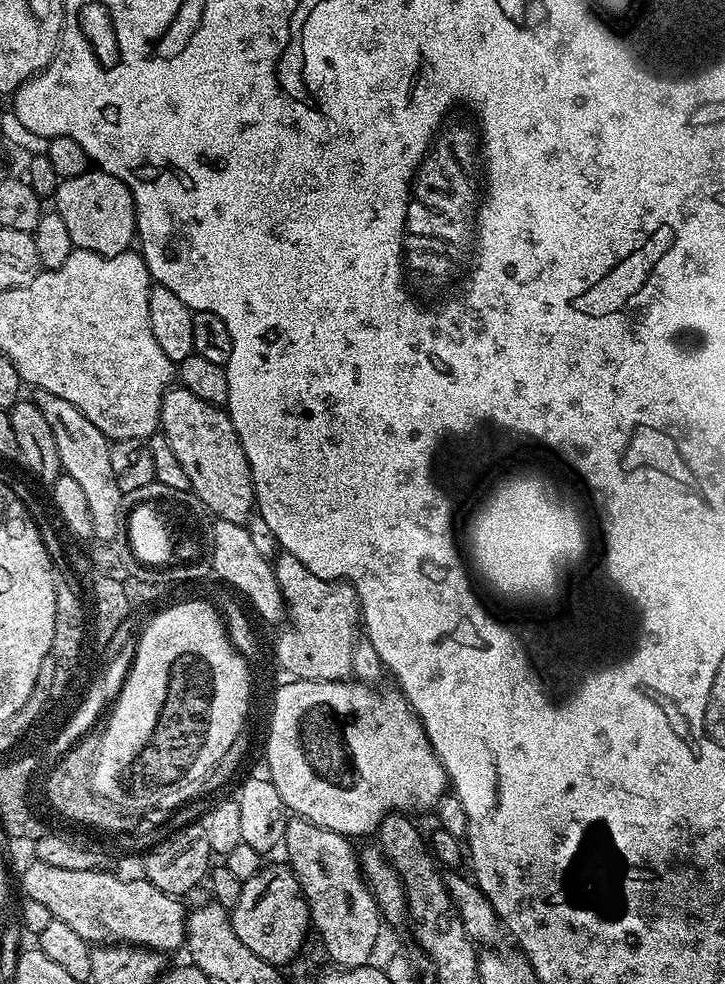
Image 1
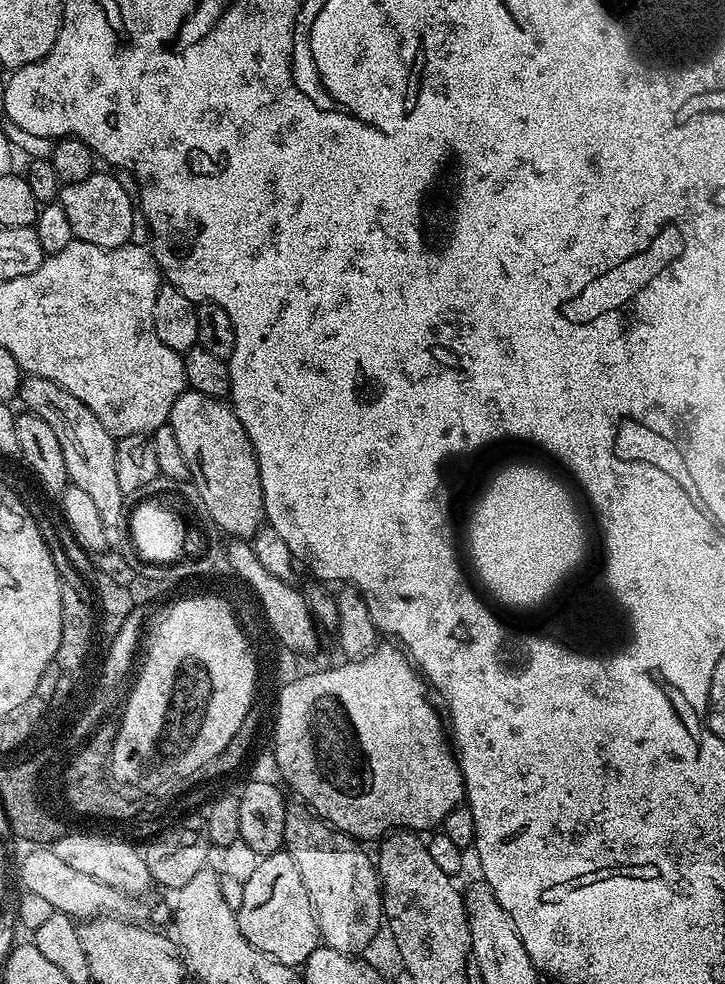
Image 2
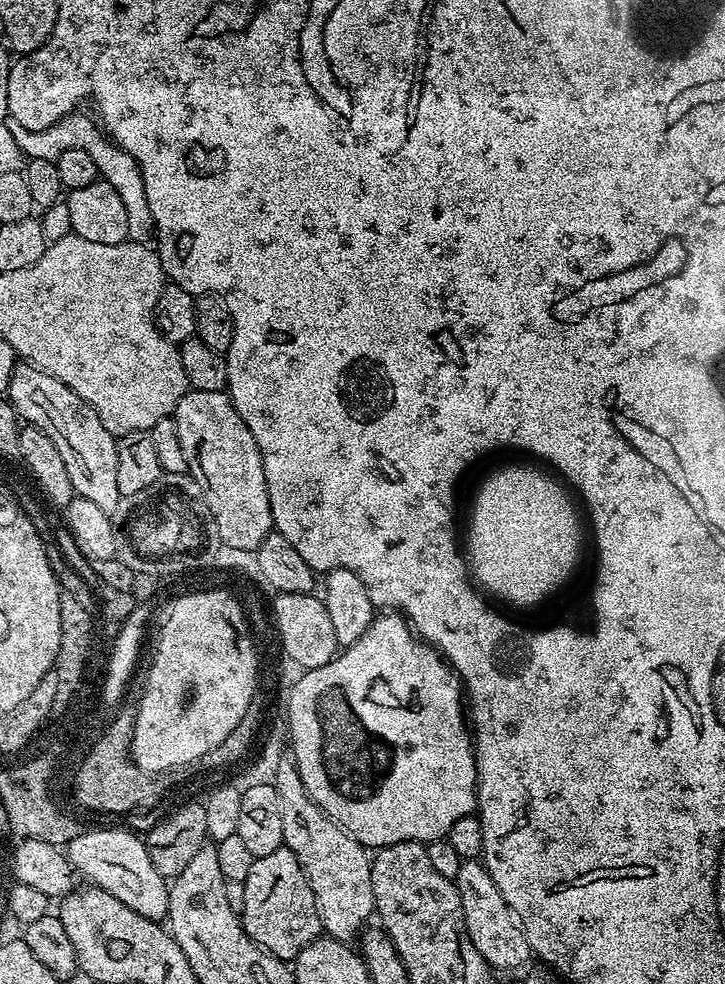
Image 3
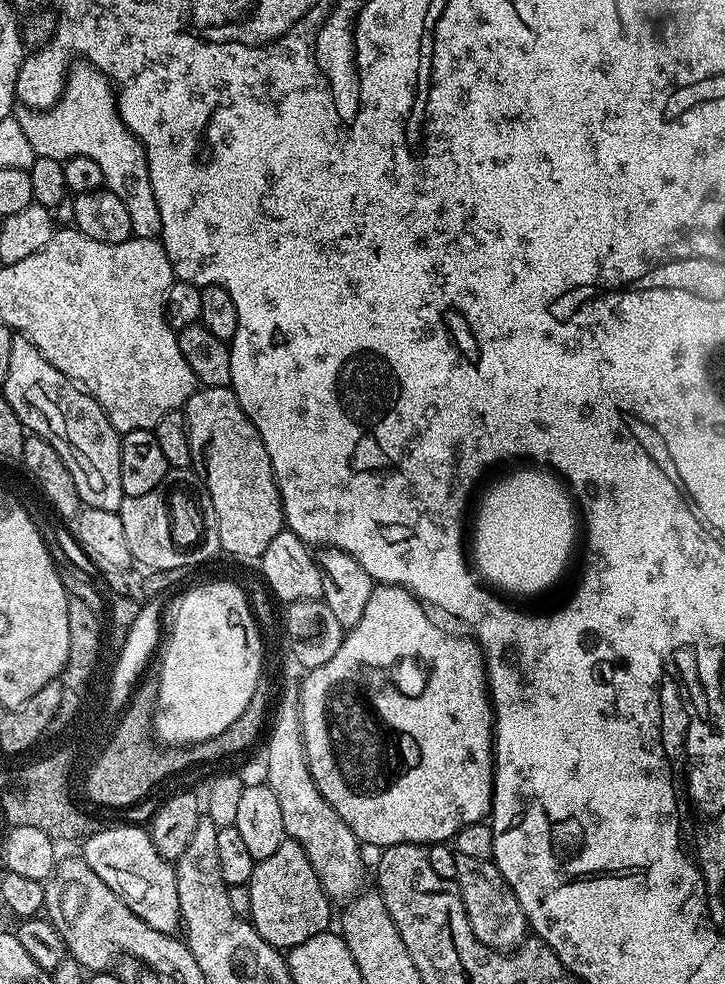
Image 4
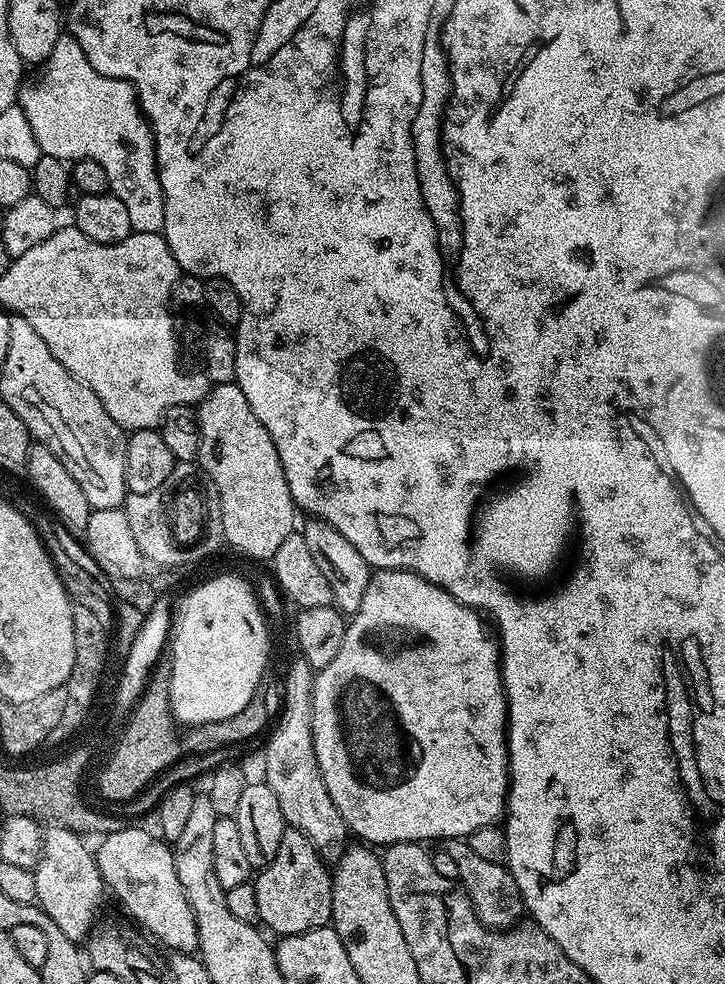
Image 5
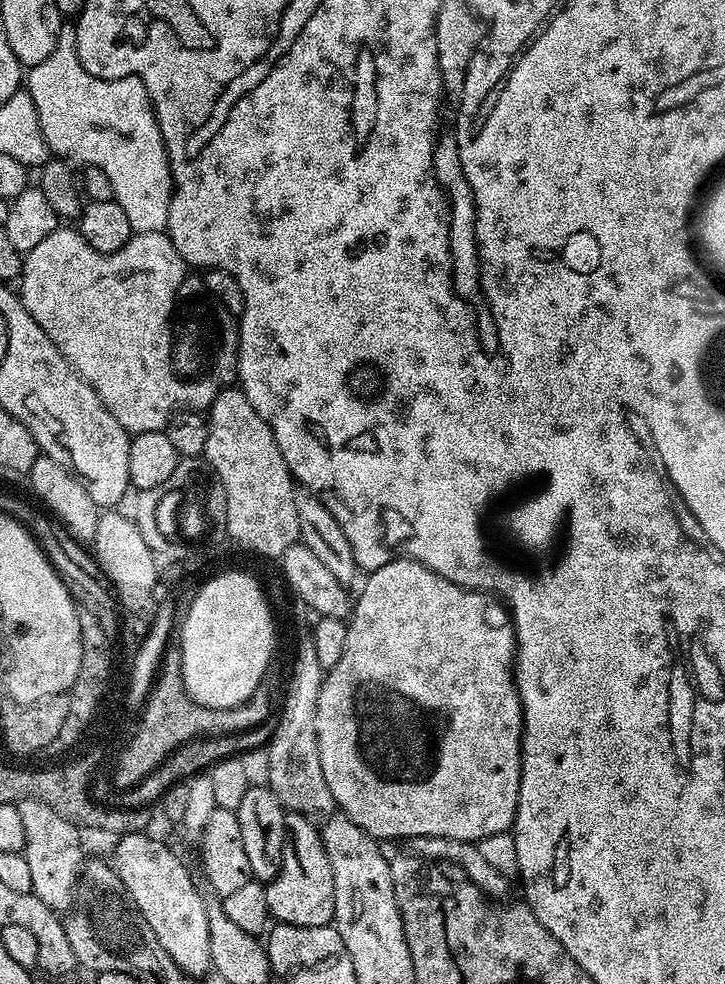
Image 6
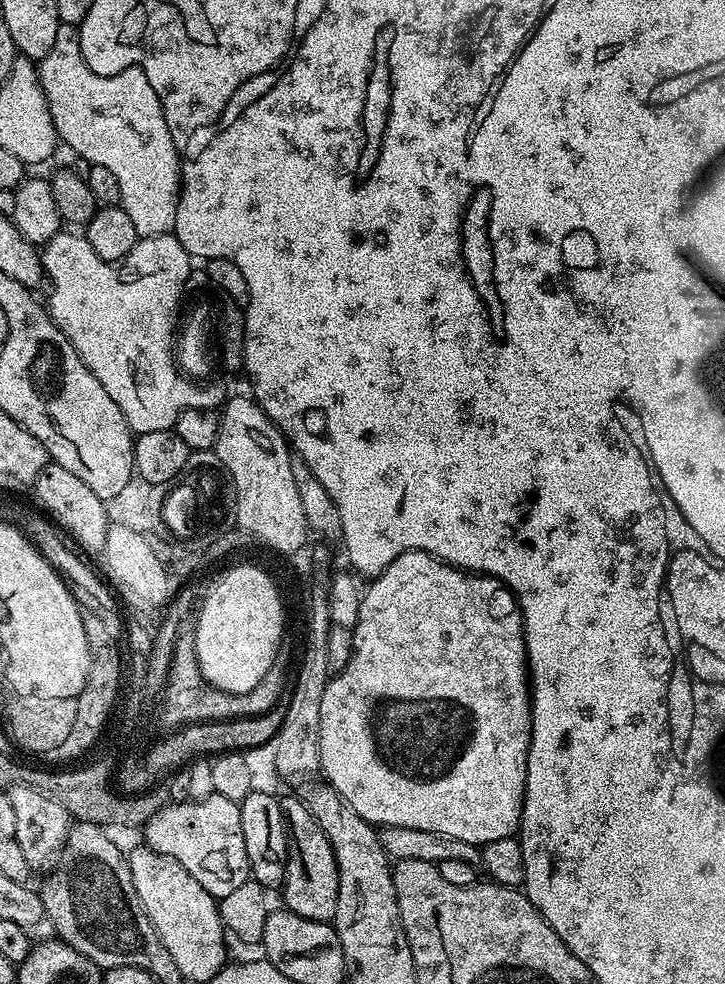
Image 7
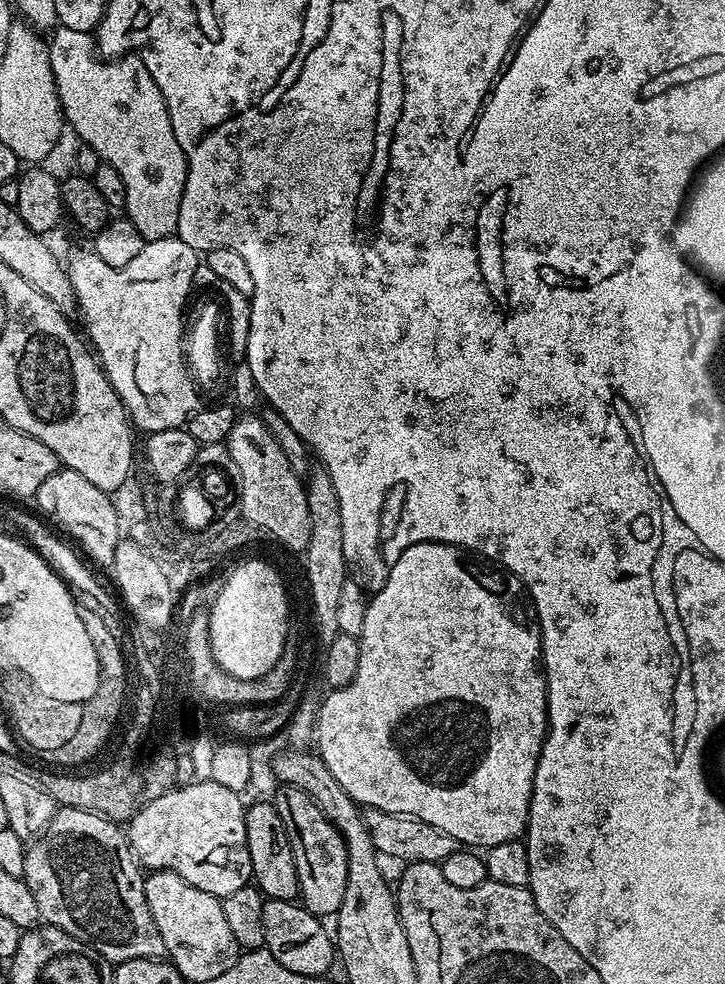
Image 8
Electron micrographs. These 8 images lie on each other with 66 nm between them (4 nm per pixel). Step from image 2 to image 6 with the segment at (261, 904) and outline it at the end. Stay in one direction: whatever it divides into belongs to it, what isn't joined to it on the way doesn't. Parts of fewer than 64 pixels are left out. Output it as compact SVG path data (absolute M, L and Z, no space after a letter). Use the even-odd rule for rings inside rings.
M285 811L284 814L284 849L282 850L282 862L278 874L273 880L267 881L266 884L266 906L268 907L269 917L273 921L289 924L290 926L329 926L334 921L334 870L330 870L330 858L326 854L326 846L320 837L320 828L317 827L309 817L302 815L300 812Z

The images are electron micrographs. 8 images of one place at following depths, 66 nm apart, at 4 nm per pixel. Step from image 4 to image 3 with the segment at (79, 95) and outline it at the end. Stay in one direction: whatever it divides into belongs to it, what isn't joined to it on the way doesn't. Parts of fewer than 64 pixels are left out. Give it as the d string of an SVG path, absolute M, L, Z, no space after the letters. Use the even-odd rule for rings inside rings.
M77 110L68 116L63 116L61 120L54 122L54 126L44 130L26 130L16 126L12 128L12 133L28 160L46 158L56 161L63 151L86 150L97 163L99 175L110 186L114 186L114 190L118 190L118 196L126 205L128 240L134 244L151 245L154 240L156 223L150 214L150 202L146 202L146 182L142 178L142 170L136 159L112 141L106 135L103 127L91 115L89 116L83 110Z

